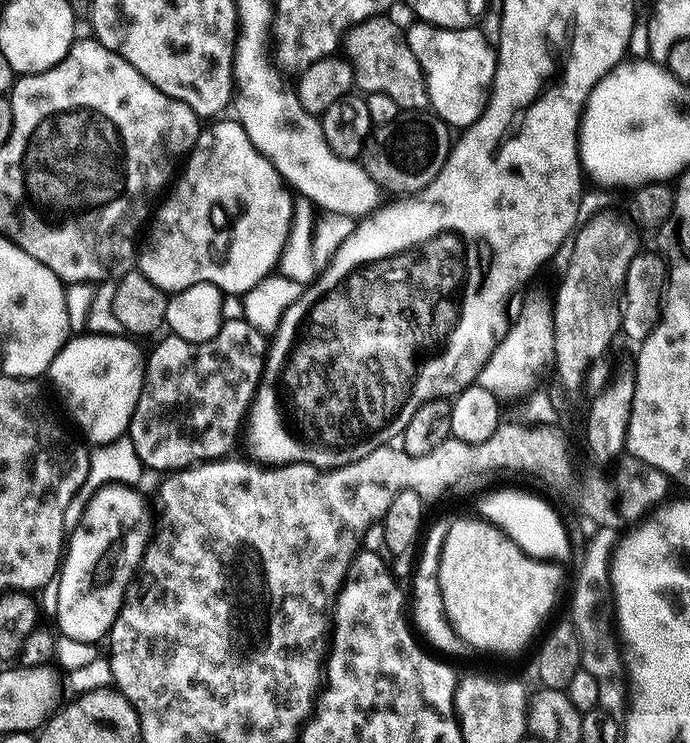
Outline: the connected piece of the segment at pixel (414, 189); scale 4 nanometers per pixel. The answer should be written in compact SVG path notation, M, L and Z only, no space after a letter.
M398 115L394 122L373 127L368 139L364 141L358 160L364 165L368 177L385 193L415 194L430 182L434 182L434 178L448 161L453 143L454 136L451 131L447 134L426 134Z

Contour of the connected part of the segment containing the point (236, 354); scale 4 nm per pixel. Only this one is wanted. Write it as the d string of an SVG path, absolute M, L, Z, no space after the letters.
M232 318L225 319L224 323L220 325L218 334L214 334L214 338L210 338L206 342L190 342L171 334L165 335L165 337L165 340L153 350L152 354L150 352L147 355L144 386L140 391L138 402L134 406L134 414L128 424L126 436L127 439L134 442L134 450L138 450L138 458L145 469L153 468L156 472L171 474L177 470L193 467L201 462L211 461L213 457L224 458L229 455L227 452L232 448L231 436L239 428L241 431L242 428L242 420L239 420L236 415L243 408L245 411L246 405L256 395L256 389L260 387L260 377L264 374L264 362L268 355L269 341L266 339L265 333L254 330L254 326L250 326L248 321L243 318L237 318L237 320L232 320Z

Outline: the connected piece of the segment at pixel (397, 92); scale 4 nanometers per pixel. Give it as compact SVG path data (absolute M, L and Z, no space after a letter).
M388 14L370 16L359 24L353 24L343 33L343 55L352 65L352 79L361 88L361 93L390 94L401 110L427 109L428 87L424 84L424 72L418 66L418 58L414 58L410 50L405 29L399 28L390 17Z

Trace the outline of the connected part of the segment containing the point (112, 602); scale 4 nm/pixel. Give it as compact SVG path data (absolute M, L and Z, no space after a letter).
M105 484L90 498L85 506L79 524L71 529L66 540L66 551L58 568L56 588L56 624L61 637L81 640L88 644L91 640L100 640L109 635L116 615L124 605L125 595L130 585L137 579L138 569L144 562L144 551L148 548L148 512L140 504L131 504L128 499L133 489L124 484Z

